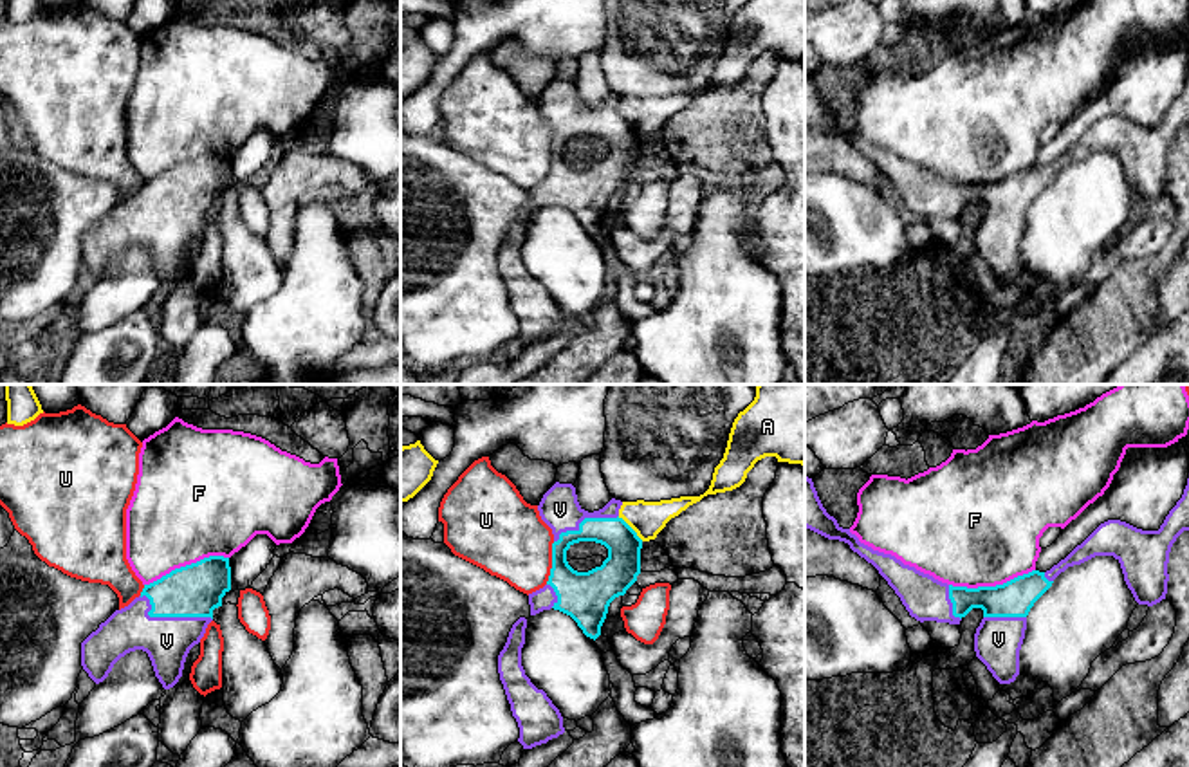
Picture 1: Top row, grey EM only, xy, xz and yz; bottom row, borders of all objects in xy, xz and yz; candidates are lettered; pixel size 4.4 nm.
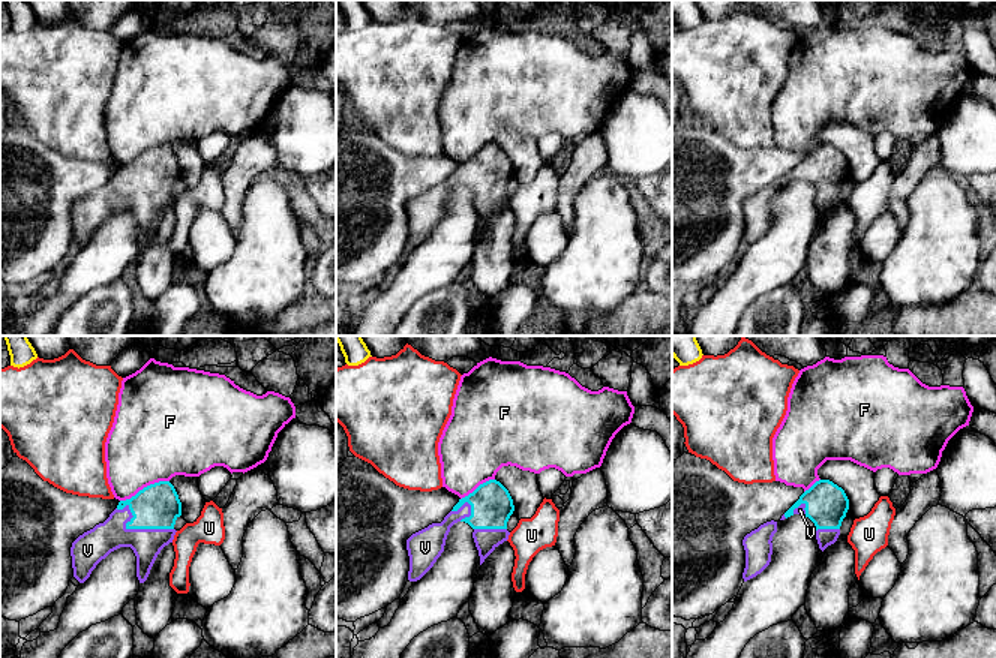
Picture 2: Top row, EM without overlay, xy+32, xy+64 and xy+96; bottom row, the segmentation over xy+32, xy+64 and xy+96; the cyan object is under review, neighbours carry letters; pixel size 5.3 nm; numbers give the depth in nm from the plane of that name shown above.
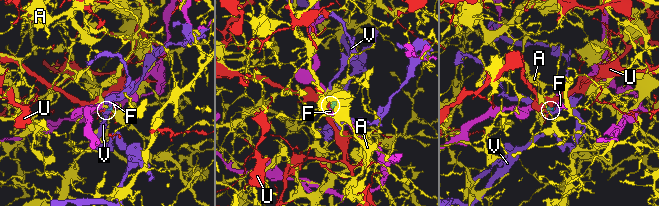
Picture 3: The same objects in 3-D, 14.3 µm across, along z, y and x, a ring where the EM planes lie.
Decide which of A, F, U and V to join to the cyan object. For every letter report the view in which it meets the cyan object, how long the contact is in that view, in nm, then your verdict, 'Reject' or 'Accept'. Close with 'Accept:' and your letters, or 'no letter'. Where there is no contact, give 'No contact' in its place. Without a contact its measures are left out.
A: Touches cyan in xz. Shared border 160 nm. Reject
F: Touches cyan in yz. Shared border 400 nm. Reject
U: Touches cyan in xz. Shared border 200 nm. Reject
V: Touches cyan in xy. Shared border 340 nm. Accept
Accept: V

